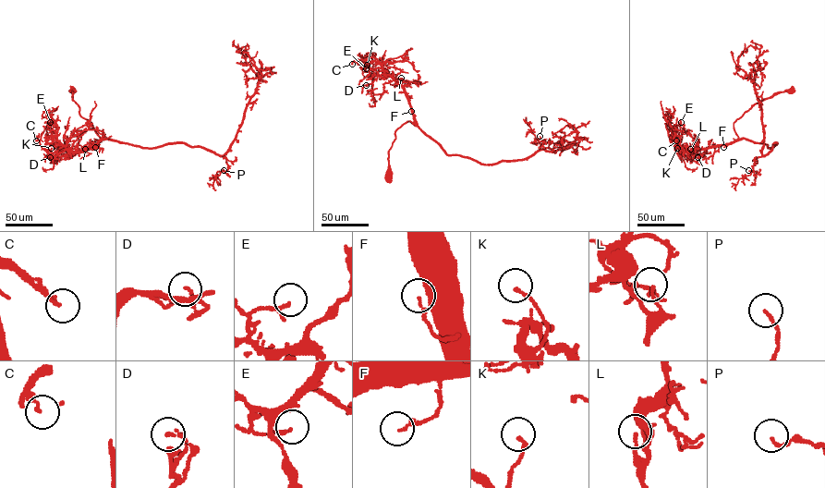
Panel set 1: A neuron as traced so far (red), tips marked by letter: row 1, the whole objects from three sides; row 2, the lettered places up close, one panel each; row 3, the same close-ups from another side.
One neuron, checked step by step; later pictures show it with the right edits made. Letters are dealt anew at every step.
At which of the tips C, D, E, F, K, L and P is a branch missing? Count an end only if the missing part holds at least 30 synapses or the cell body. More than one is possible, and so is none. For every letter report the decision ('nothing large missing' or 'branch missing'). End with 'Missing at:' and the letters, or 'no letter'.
C: nothing large missing
D: nothing large missing
E: nothing large missing
F: nothing large missing
K: nothing large missing
L: nothing large missing
P: nothing large missing
Missing at: no letter

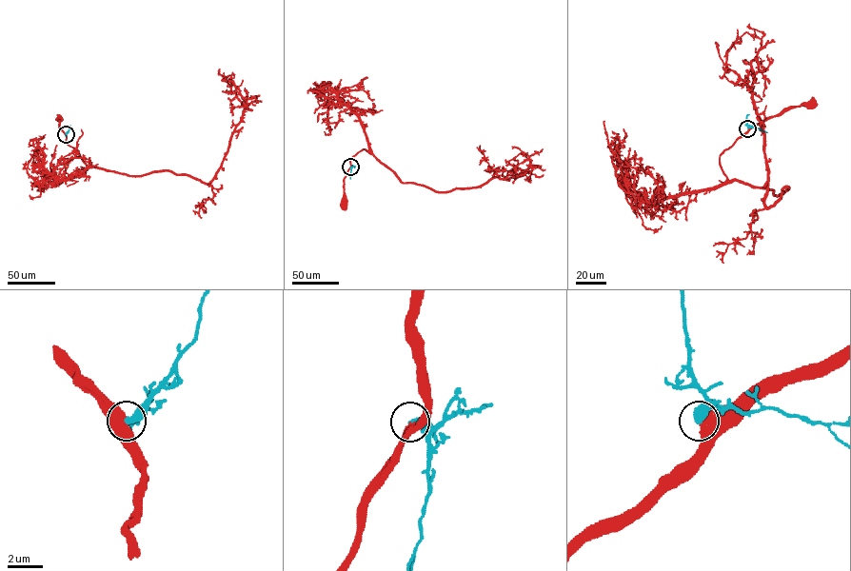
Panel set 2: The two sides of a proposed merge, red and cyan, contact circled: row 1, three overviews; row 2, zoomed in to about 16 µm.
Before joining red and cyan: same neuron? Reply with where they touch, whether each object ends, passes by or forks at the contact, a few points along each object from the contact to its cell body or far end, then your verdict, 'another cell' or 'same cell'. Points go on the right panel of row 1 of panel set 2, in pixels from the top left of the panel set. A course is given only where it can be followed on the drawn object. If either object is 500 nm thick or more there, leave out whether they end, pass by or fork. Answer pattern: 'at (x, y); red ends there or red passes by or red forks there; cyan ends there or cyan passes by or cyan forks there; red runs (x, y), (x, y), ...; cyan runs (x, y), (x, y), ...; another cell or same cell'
at (747, 128); red ends there; cyan ends there; red runs (748, 127), (790, 108), (812, 104); cyan runs (748, 127), (755, 127), (767, 132); another cell

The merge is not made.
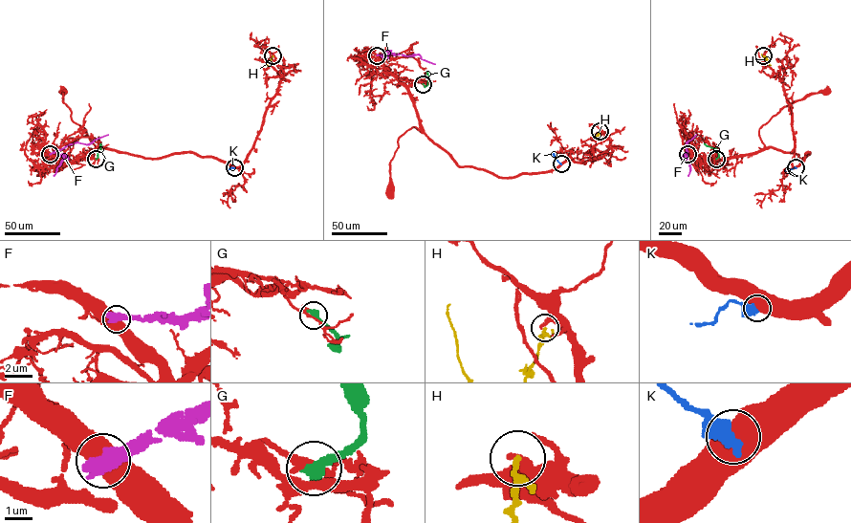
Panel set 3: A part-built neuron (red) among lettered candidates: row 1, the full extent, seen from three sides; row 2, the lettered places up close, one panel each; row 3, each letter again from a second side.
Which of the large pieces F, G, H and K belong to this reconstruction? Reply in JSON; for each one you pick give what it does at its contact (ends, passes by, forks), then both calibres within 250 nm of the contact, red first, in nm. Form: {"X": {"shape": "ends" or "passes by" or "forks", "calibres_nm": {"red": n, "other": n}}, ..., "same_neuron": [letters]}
{"same_neuron": []}

